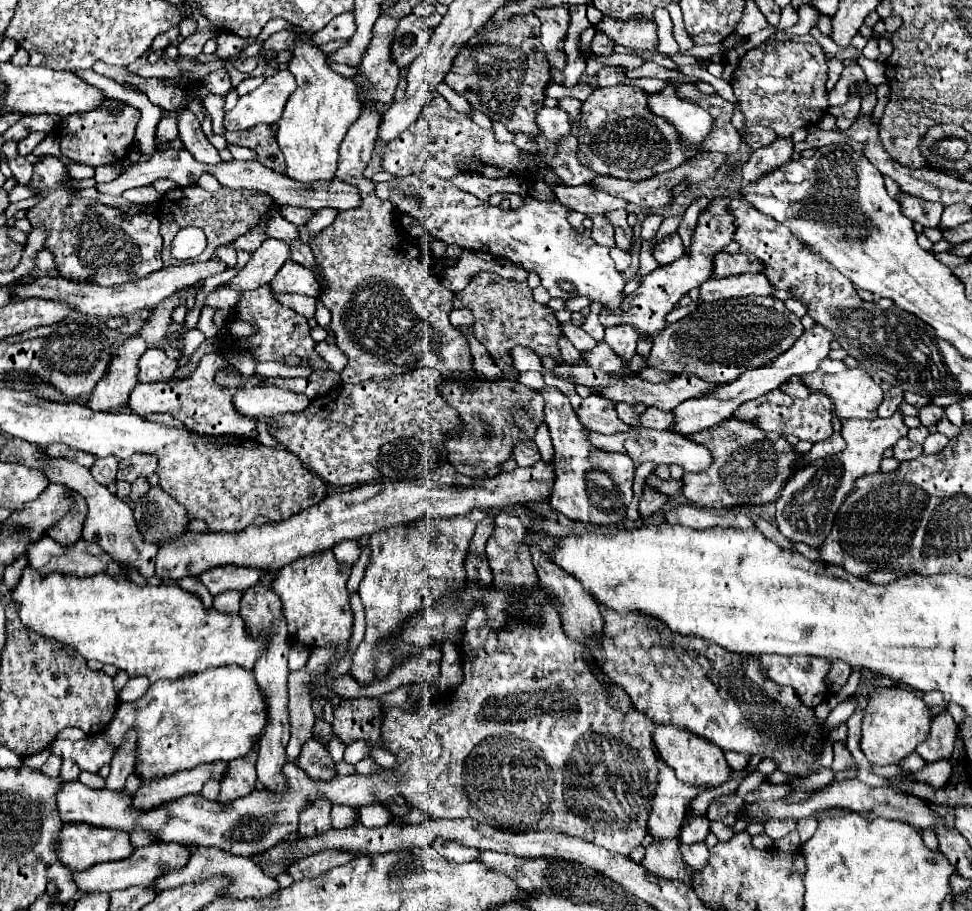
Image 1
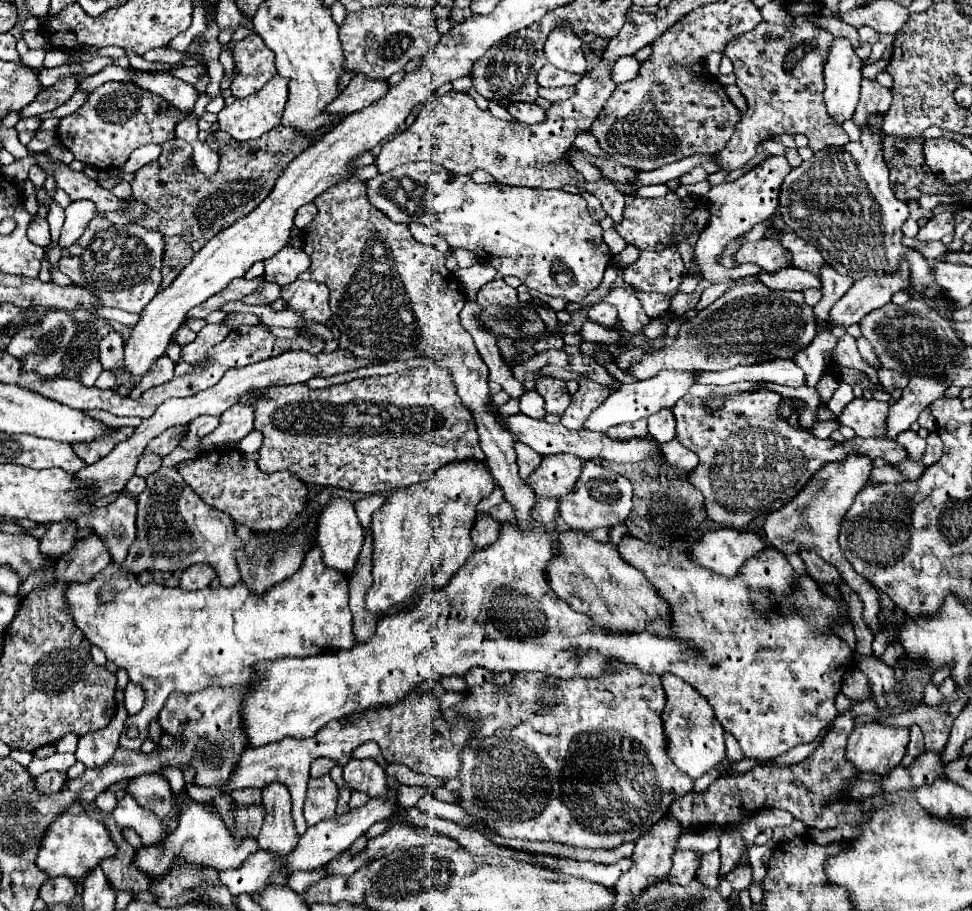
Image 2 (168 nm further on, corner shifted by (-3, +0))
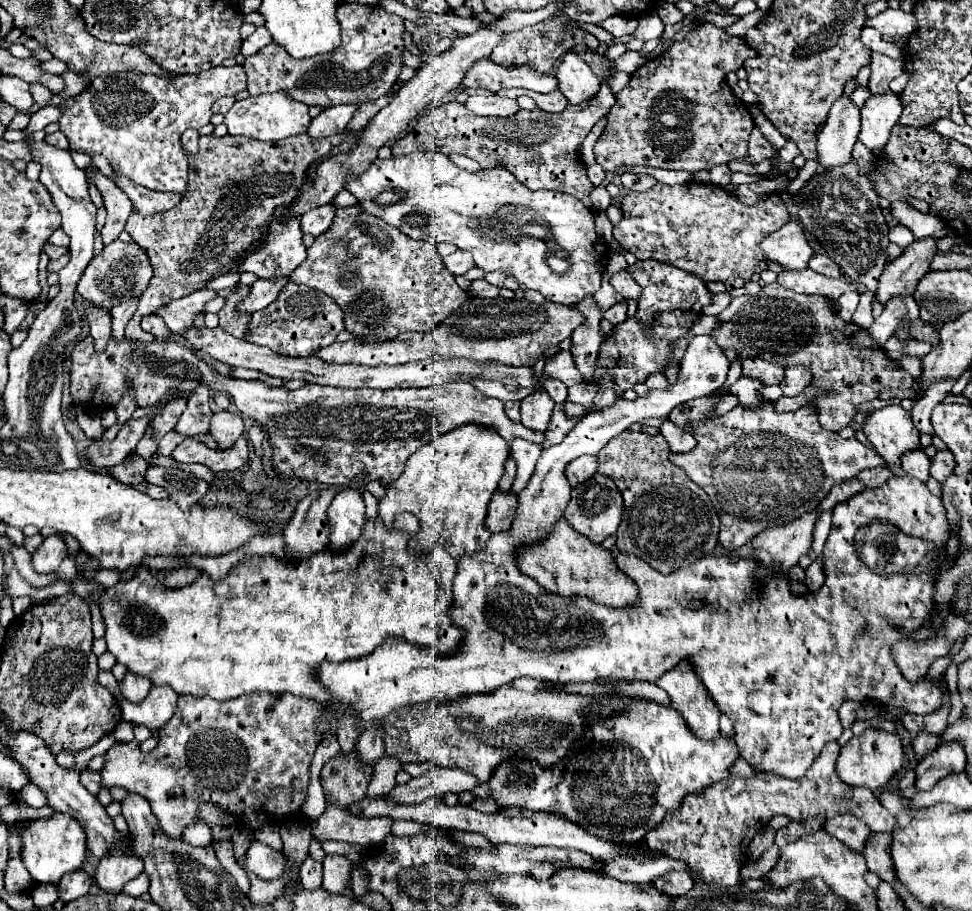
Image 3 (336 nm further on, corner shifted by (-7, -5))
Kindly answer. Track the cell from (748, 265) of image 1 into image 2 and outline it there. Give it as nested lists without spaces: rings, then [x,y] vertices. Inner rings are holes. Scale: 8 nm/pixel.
[[[767,236],[757,242],[743,244],[735,252],[735,260],[737,264],[753,262],[753,264],[759,264],[767,272],[777,272],[789,266],[789,252],[785,252],[785,248],[781,248],[781,244],[773,240],[773,236]]]

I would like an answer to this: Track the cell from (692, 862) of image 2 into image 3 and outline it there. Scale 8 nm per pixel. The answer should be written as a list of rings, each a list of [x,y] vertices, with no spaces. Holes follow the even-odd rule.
[[[669,871],[661,877],[657,877],[653,881],[653,885],[667,893],[667,895],[685,895],[695,883],[693,883],[693,877],[689,873],[681,873],[681,871]]]

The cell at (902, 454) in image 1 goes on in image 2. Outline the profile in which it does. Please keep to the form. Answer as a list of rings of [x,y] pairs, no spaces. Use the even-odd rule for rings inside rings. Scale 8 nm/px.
[[[757,390],[757,392],[741,392],[737,396],[731,396],[721,408],[705,408],[705,398],[697,398],[693,394],[683,396],[673,406],[673,414],[677,420],[677,440],[695,452],[699,456],[699,464],[689,474],[691,484],[703,492],[705,496],[705,510],[709,520],[717,522],[723,528],[745,528],[755,518],[767,516],[771,512],[777,512],[781,506],[785,506],[805,484],[813,478],[815,472],[819,472],[821,466],[829,462],[839,462],[847,454],[863,454],[869,458],[883,458],[889,464],[899,464],[905,460],[907,452],[889,438],[851,438],[841,444],[833,442],[831,438],[819,440],[811,432],[805,434],[805,428],[791,426],[783,416],[777,416],[777,404],[783,398],[771,390]]]

